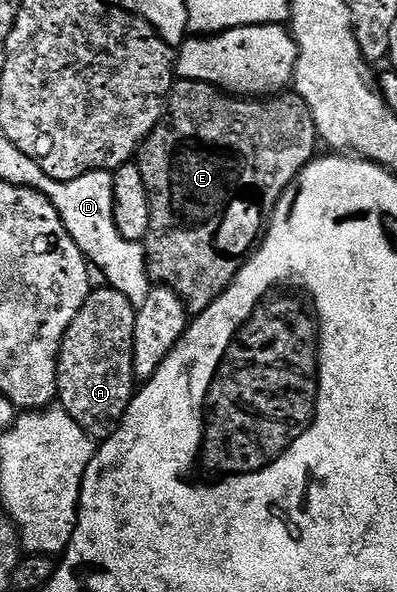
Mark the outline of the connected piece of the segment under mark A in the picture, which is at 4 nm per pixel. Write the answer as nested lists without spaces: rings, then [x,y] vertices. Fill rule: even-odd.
[[[95,288],[65,330],[58,354],[58,403],[96,442],[111,437],[135,399],[133,330],[136,308],[118,288]]]

